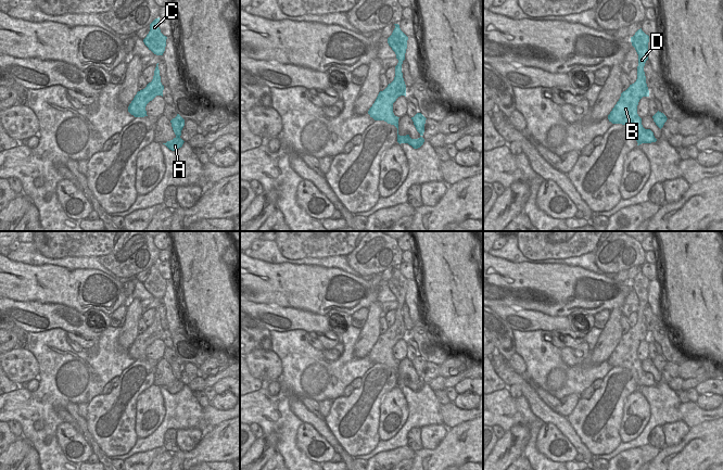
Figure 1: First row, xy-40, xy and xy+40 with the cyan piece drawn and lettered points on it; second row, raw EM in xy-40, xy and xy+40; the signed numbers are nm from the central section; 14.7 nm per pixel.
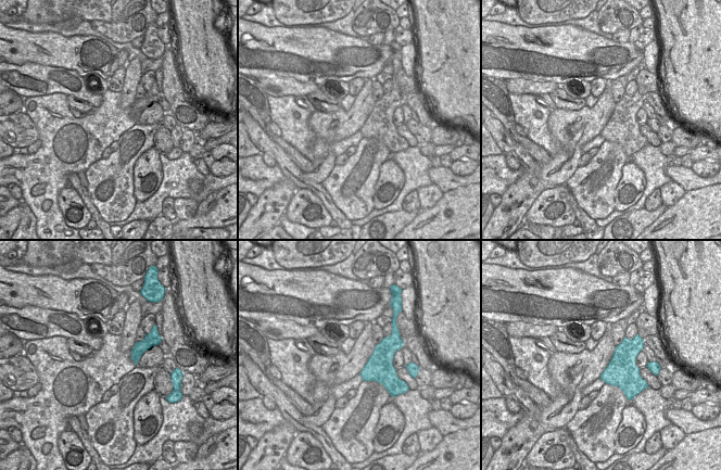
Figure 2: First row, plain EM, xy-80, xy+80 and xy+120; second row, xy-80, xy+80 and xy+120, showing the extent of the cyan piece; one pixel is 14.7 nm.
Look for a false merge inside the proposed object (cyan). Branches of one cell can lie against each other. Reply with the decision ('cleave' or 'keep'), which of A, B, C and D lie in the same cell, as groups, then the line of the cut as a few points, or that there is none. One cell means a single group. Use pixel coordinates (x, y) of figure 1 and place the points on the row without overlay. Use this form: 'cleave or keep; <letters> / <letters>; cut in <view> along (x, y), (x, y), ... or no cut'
cleave; A / B C D; cut in xy along (410, 381), (407, 385)

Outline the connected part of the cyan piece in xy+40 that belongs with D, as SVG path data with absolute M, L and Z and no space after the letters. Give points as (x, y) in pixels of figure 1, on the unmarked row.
M642 271L631 280L632 289L638 297L637 322L634 327L621 336L621 340L610 357L609 365L612 367L622 367L631 371L637 389L642 386L656 385L657 382L650 372L645 372L642 368L642 361L637 357L637 348L643 340L649 340L649 333L646 327L644 309L648 303L649 279Z

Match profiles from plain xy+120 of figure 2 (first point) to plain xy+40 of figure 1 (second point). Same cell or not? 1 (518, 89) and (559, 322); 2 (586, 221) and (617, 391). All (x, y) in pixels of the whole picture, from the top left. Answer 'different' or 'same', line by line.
1: same
2: different

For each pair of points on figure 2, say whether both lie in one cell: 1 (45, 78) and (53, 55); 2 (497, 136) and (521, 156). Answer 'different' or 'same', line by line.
1: different
2: same

